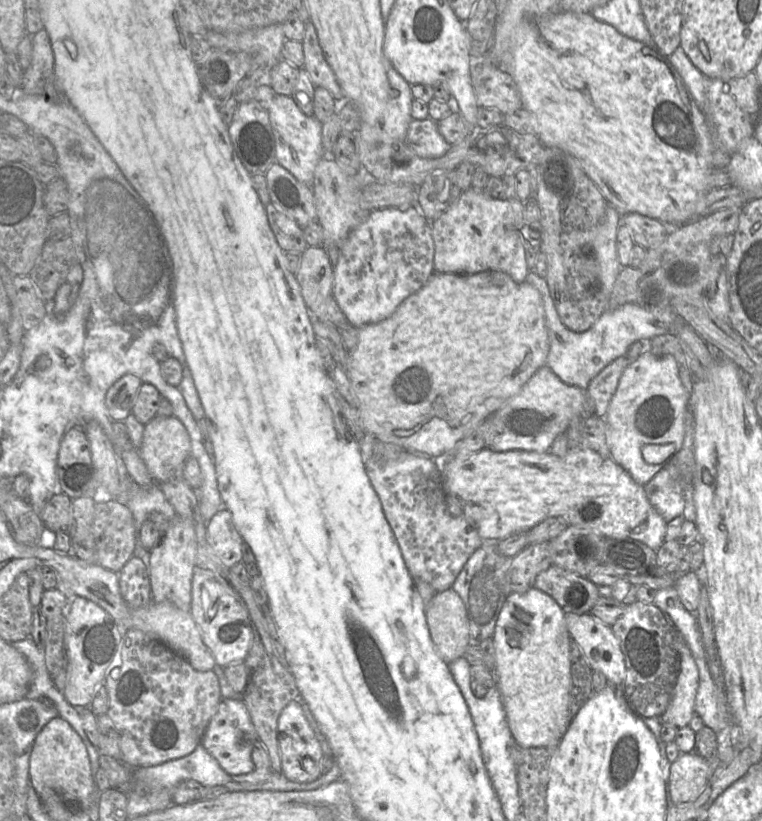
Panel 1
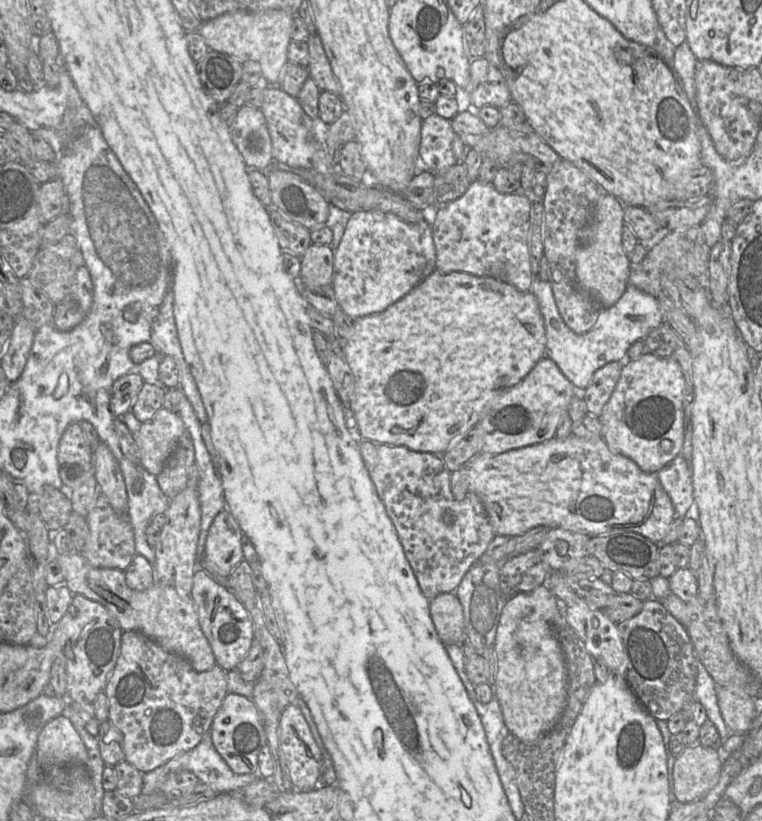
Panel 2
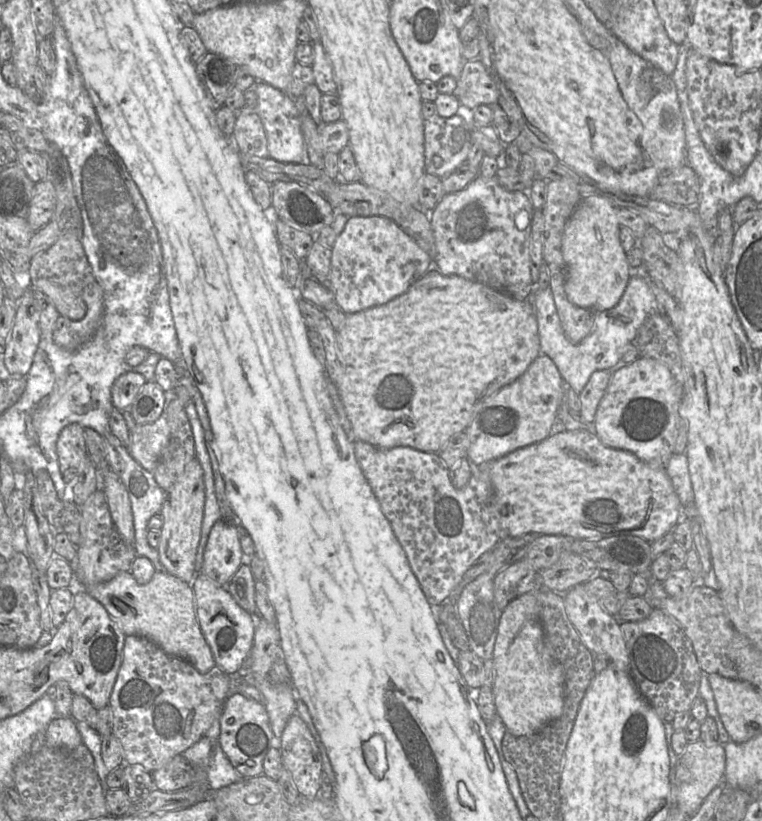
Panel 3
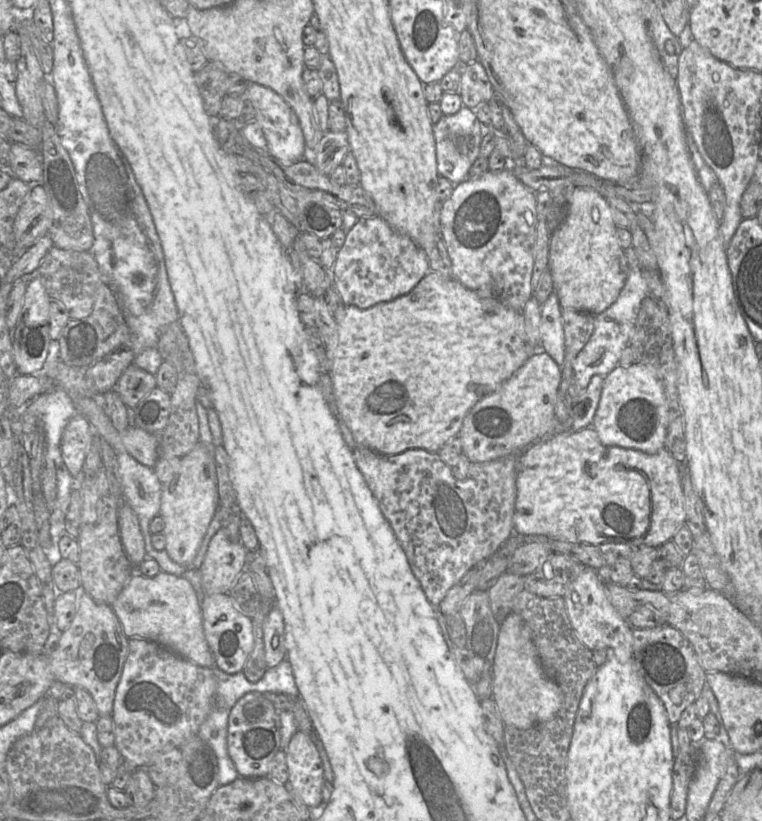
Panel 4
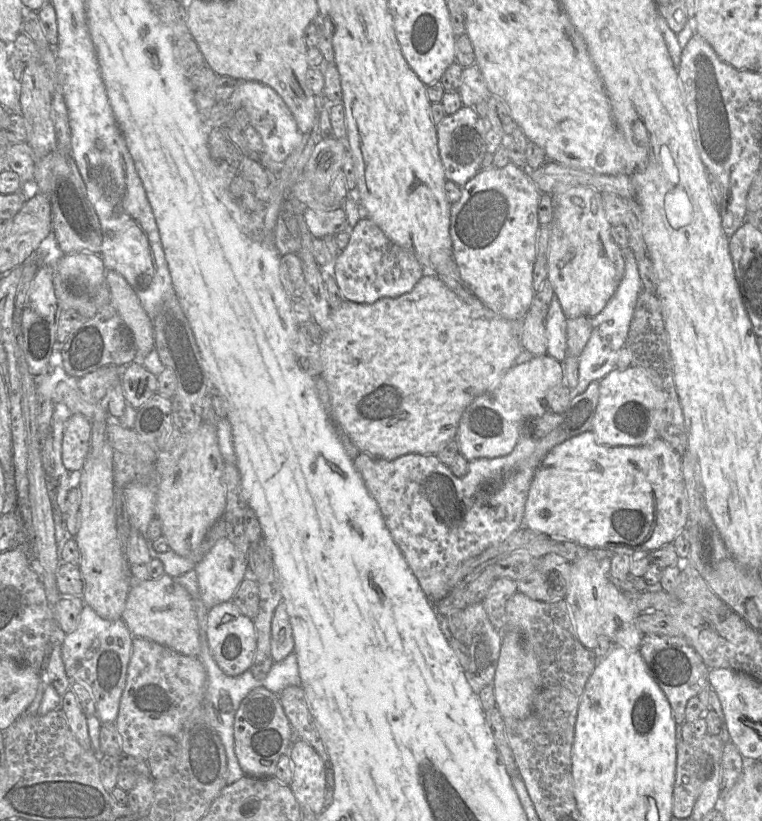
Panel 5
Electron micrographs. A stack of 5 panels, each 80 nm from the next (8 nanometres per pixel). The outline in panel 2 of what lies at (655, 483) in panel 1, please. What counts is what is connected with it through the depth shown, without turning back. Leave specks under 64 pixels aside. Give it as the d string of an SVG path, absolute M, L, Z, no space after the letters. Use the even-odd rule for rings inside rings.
M678 455L656 474L672 501L675 517L685 517L694 501L690 463L683 456Z

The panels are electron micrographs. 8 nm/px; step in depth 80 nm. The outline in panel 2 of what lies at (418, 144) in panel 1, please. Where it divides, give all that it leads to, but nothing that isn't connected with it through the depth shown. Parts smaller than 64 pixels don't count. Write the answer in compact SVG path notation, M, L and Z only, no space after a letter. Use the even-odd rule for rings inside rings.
M435 113L422 121L420 136L420 167L434 174L442 173L455 164L460 163L467 150L461 138L452 129L451 120Z

